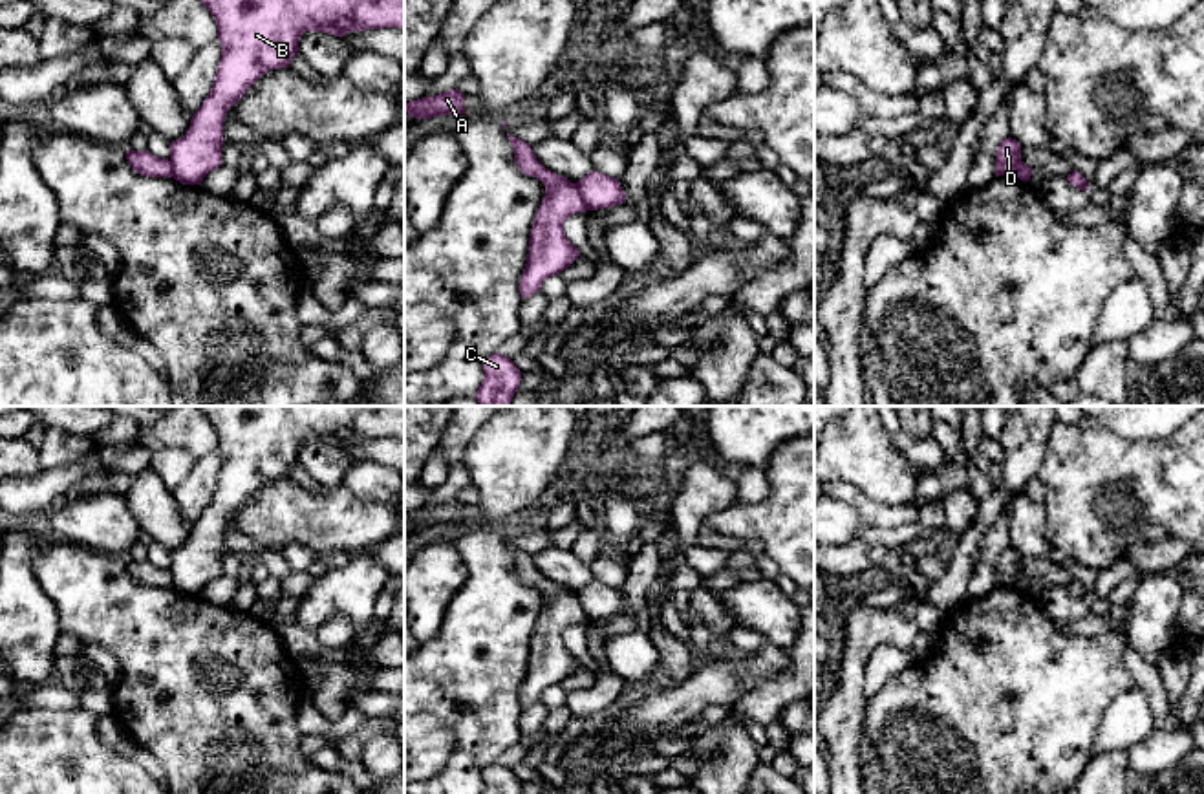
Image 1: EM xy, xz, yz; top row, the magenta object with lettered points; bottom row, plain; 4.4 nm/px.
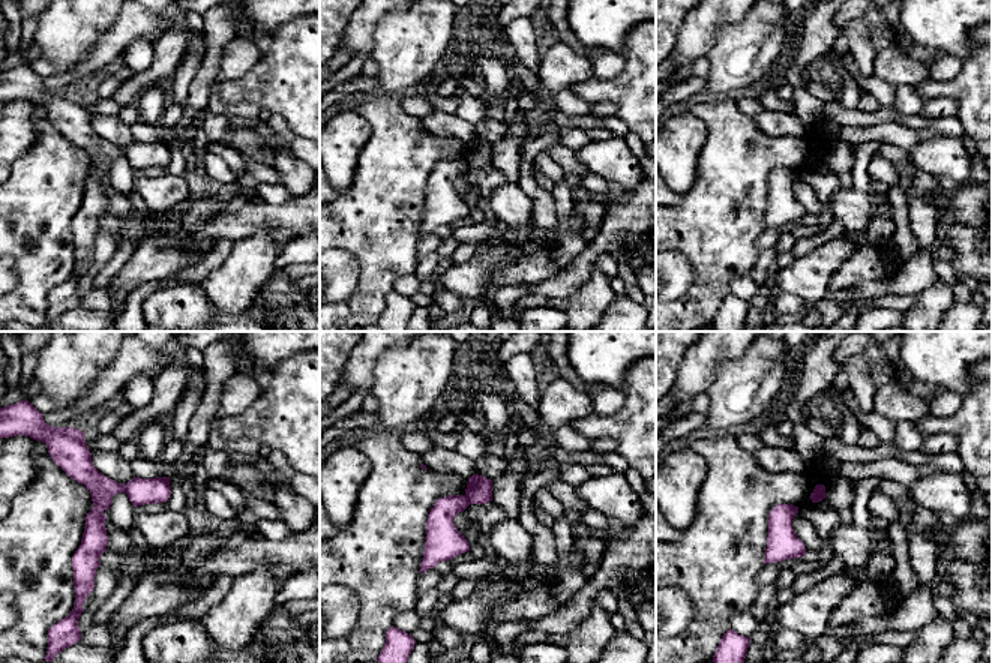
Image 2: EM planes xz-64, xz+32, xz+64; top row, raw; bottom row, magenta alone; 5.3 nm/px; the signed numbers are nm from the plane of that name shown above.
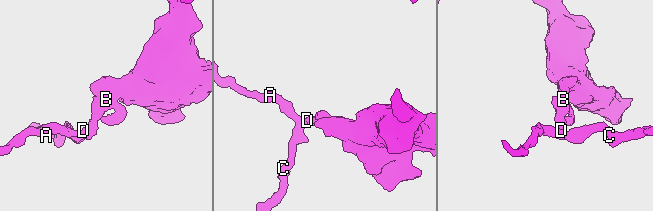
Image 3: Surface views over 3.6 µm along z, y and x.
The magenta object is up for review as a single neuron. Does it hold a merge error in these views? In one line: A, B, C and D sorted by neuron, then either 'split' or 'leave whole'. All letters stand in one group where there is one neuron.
groups A C / B D; split

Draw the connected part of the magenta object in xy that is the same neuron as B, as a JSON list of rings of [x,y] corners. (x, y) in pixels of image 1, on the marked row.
[[[201,0],[218,26],[221,59],[212,90],[192,115],[187,134],[170,143],[172,177],[183,185],[201,185],[221,165],[223,123],[256,80],[271,70],[289,68],[306,31],[344,37],[349,31],[404,29],[404,0]]]

